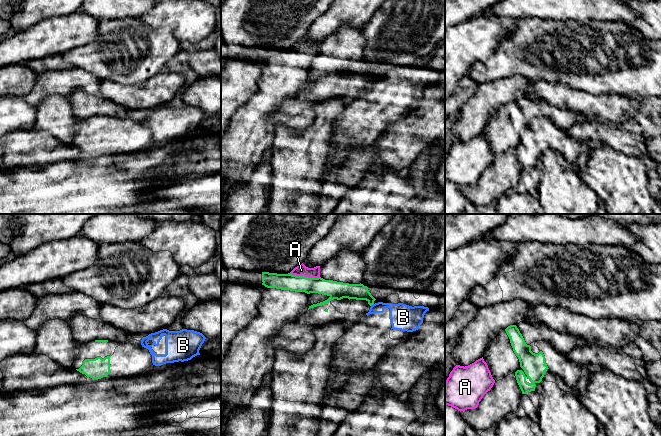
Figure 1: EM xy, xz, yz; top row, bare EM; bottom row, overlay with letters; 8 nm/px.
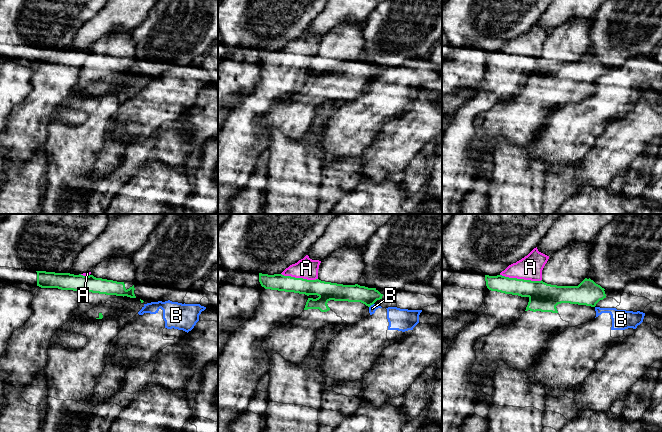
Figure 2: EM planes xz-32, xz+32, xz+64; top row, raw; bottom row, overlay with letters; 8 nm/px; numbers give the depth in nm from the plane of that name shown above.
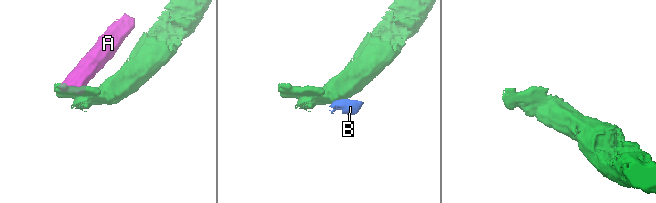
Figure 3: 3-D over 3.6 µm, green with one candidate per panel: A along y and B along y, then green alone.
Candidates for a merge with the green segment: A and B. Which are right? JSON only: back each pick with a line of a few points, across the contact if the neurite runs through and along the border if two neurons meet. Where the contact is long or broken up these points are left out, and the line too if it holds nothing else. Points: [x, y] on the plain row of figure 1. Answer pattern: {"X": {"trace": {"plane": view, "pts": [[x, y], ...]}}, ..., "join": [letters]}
{"join": []}

